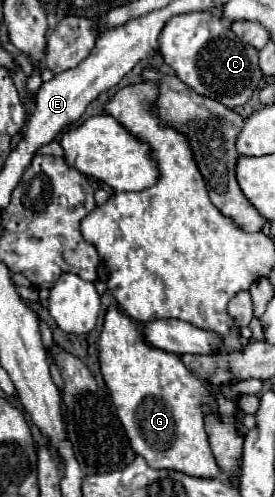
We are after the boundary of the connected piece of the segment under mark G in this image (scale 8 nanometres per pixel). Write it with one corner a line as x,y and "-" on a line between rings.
109,308
105,314
101,336
99,336
99,362
101,362
105,384
117,408
117,416
125,428
125,434
135,454
143,456
147,464
157,470
159,468
177,470
197,478
221,476
221,470
209,446
209,438
205,432
205,416
203,416
203,408
215,404
215,396
211,394
209,384
205,384
203,380
197,380
185,368
185,364
181,362
177,354
161,352
159,348
145,344
145,338
141,336
141,328
129,316
125,316
119,308

